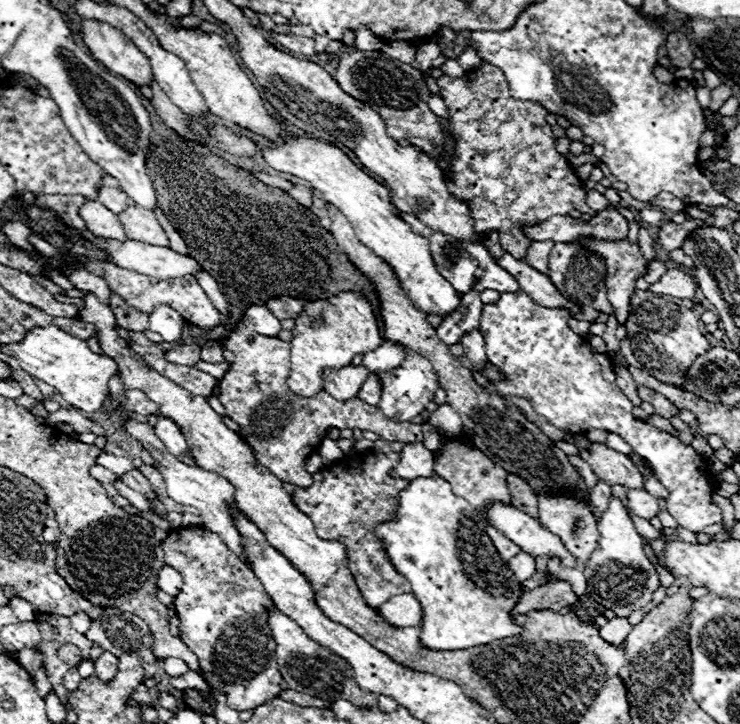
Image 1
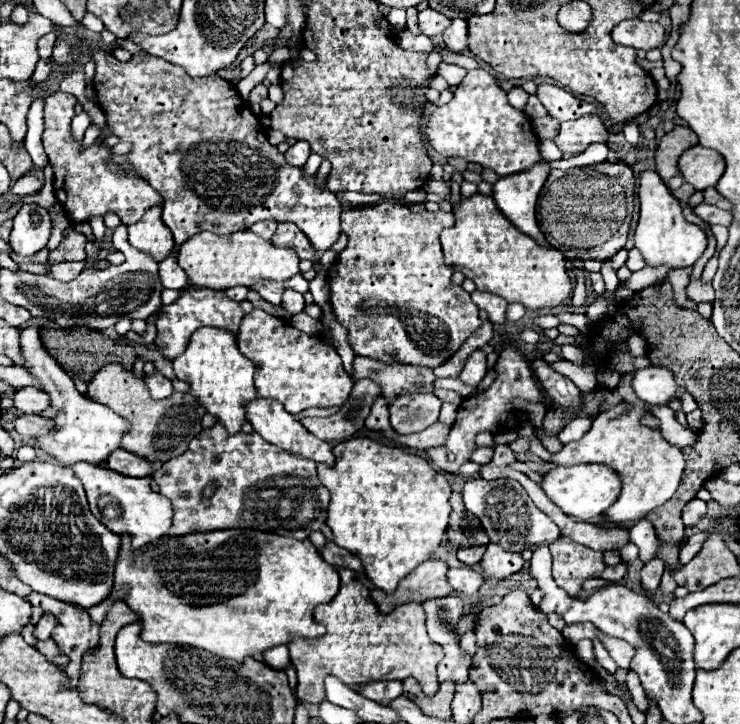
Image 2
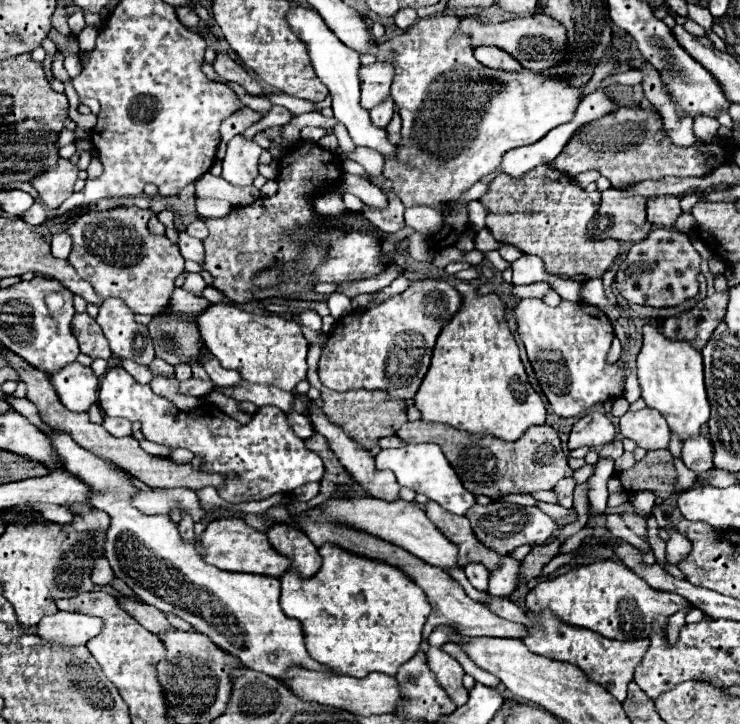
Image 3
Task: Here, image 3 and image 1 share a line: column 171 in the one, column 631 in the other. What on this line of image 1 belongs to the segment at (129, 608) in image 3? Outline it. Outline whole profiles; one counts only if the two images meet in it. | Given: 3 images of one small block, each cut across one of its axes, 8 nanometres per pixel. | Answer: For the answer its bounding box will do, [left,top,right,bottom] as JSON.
[600,616,632,644]

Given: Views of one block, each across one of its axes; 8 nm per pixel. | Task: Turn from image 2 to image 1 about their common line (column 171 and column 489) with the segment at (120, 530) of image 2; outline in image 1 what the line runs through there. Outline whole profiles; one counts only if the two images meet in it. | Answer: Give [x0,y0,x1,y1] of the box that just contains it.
[486,504,576,568]

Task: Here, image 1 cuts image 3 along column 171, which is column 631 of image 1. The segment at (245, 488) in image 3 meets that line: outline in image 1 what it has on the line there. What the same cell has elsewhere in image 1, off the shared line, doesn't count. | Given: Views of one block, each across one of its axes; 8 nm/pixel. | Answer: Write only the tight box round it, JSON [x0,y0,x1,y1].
[480,292,722,532]

